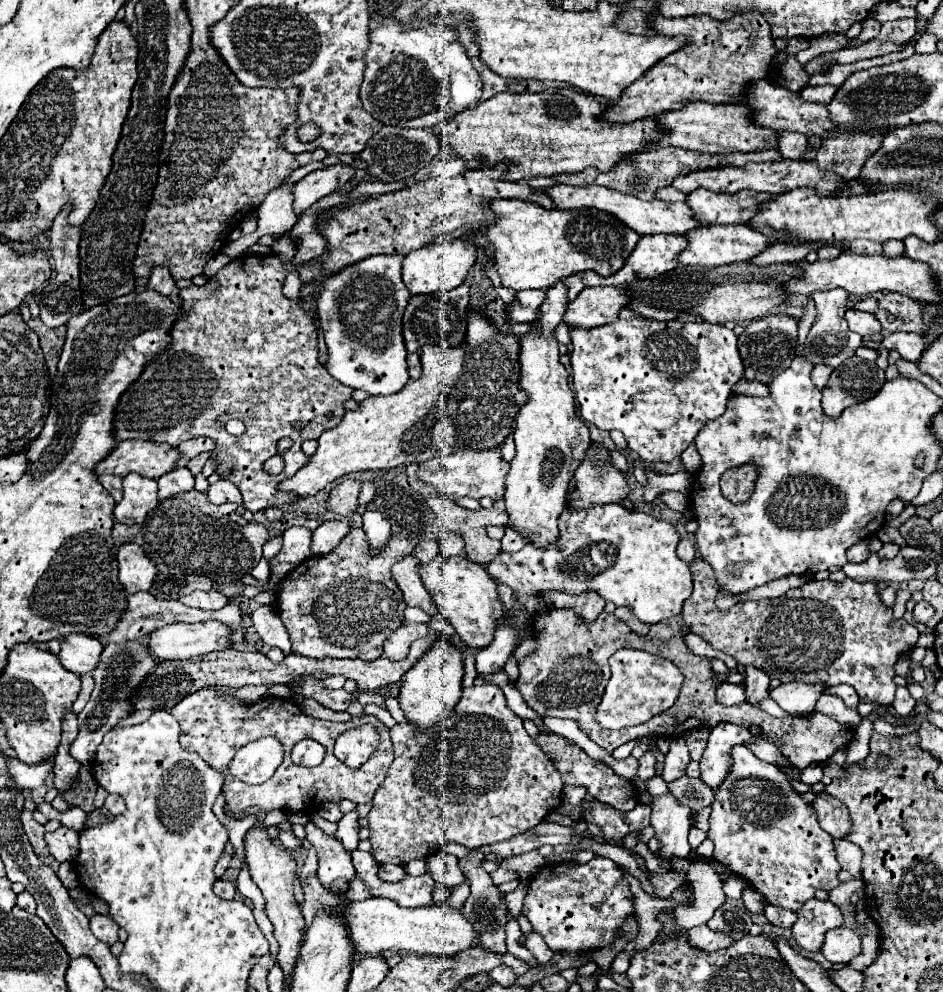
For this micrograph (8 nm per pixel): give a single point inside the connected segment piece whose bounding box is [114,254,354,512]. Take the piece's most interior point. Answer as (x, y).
(240, 349)

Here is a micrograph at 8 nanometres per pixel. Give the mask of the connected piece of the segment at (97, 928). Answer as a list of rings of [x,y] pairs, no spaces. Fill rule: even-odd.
[[[94,914],[94,916],[90,918],[90,930],[92,930],[92,934],[94,934],[98,940],[106,942],[108,946],[112,946],[112,944],[118,942],[118,924],[116,924],[112,918],[108,918],[108,916]]]

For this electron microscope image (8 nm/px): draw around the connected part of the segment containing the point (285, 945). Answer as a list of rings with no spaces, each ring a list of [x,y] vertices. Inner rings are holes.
[[[260,824],[254,830],[248,830],[246,838],[244,838],[244,850],[246,850],[246,860],[250,866],[250,874],[254,878],[254,882],[258,884],[258,888],[262,890],[264,898],[266,898],[266,914],[274,926],[274,936],[280,944],[278,950],[278,964],[284,970],[284,974],[292,974],[296,956],[298,956],[298,948],[302,944],[304,938],[304,918],[302,918],[302,910],[294,898],[294,880],[296,880],[296,862],[292,858],[290,852],[286,852],[284,848],[280,848],[276,842],[272,842],[266,836],[266,828]]]

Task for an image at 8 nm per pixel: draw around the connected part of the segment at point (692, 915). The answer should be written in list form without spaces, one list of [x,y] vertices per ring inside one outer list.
[[[692,862],[688,868],[688,880],[694,886],[694,896],[696,904],[686,908],[686,906],[676,906],[676,922],[678,928],[674,930],[680,934],[682,930],[690,930],[698,924],[706,924],[716,908],[726,900],[724,890],[722,890],[722,880],[714,872],[714,868],[706,862]]]

